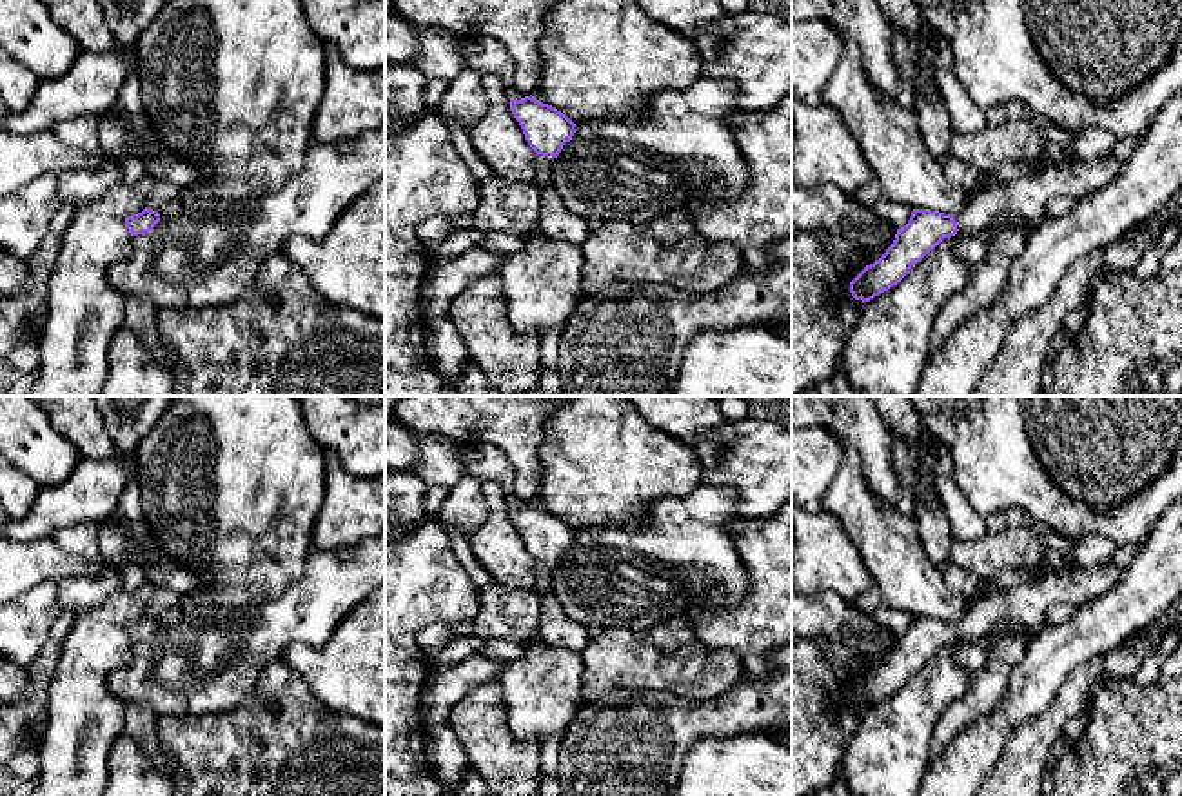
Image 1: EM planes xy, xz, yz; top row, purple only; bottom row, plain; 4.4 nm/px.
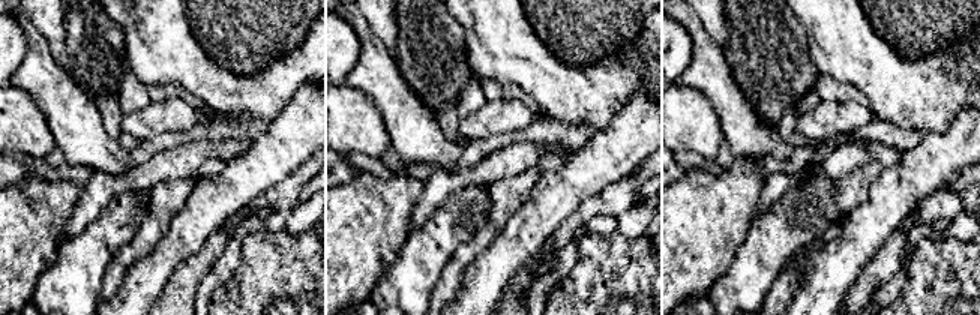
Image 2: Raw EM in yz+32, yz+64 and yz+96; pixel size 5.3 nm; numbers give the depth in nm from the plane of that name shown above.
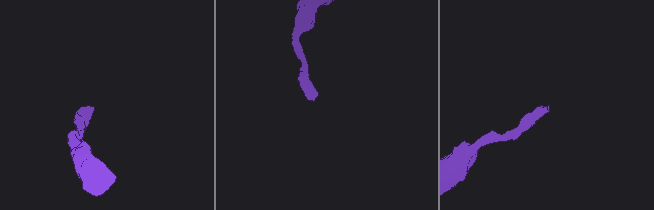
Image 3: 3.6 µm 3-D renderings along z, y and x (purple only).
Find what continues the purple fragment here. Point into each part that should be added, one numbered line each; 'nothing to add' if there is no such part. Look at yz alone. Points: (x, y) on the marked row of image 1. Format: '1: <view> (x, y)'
1: yz (1026, 197)

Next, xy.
nothing to add

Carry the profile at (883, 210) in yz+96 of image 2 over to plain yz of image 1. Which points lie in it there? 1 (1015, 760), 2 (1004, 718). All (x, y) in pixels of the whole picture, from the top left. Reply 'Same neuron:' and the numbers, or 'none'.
Same neuron: 2

